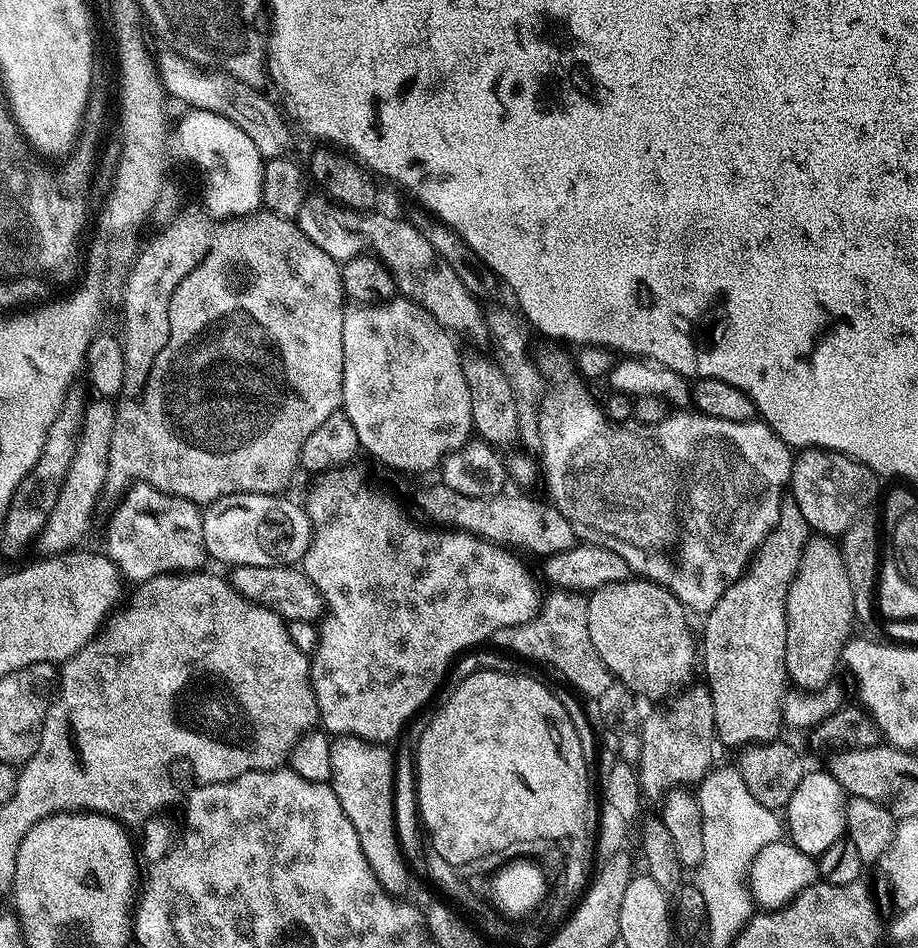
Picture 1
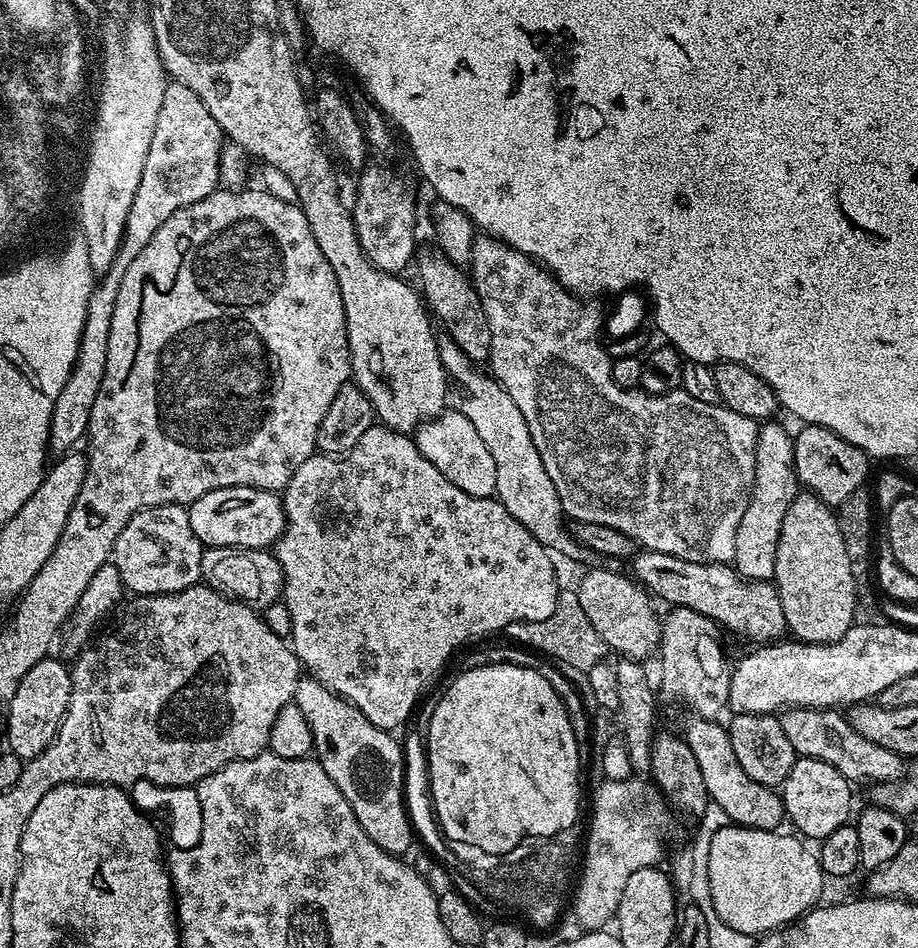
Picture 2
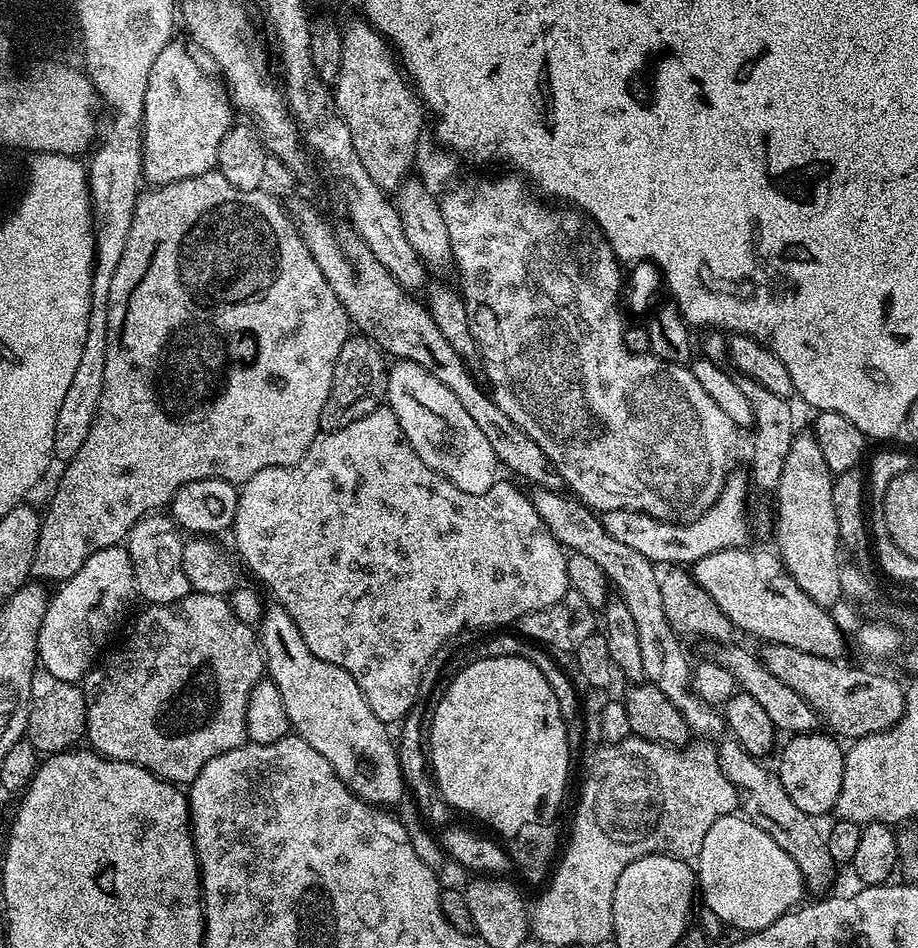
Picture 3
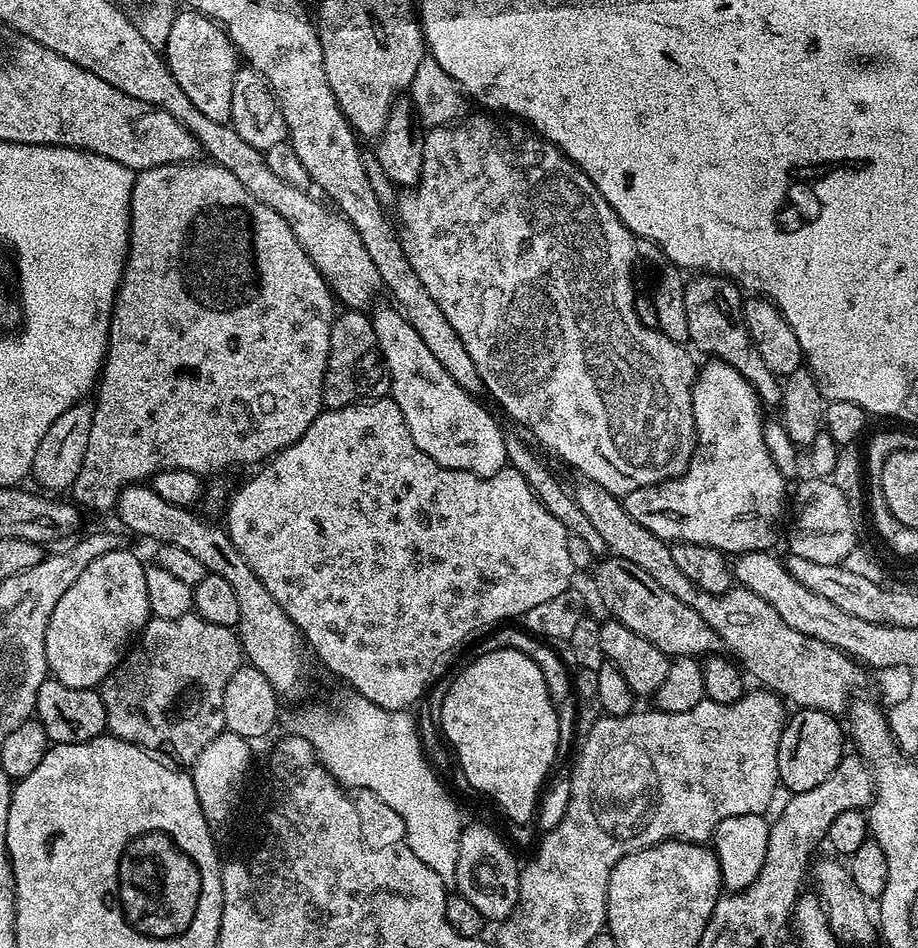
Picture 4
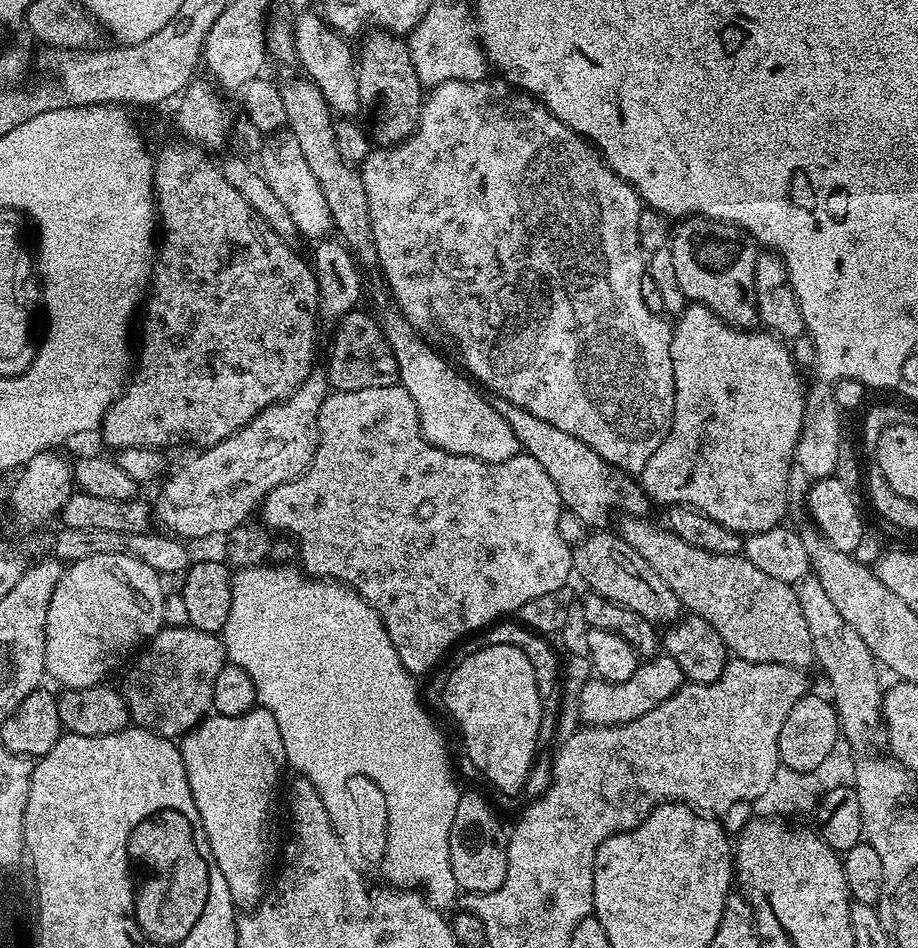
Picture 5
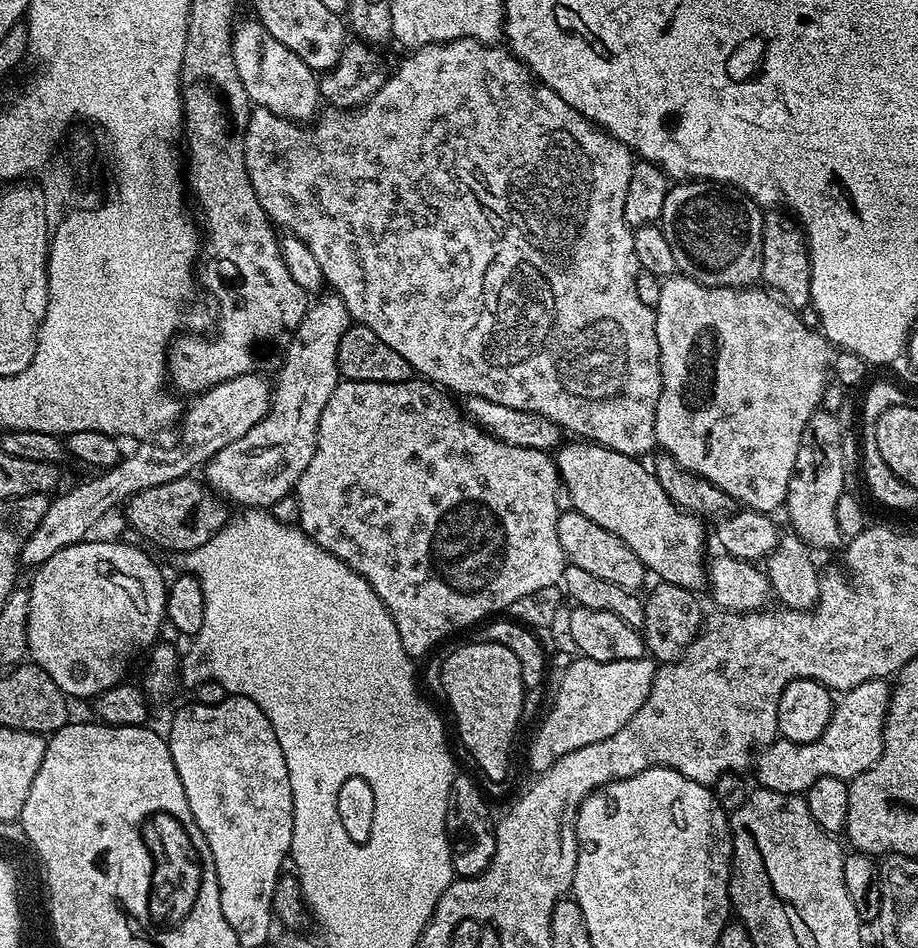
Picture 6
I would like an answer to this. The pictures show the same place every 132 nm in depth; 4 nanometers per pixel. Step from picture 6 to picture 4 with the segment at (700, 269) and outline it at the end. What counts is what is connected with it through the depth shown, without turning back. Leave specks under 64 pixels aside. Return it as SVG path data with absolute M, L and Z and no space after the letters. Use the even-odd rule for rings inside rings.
M700 274L695 278L689 279L684 285L686 290L686 319L690 326L690 334L688 335L691 347L697 348L700 352L705 352L705 357L721 360L730 366L734 366L734 370L738 370L738 374L742 374L742 378L746 378L746 382L750 382L750 386L756 391L756 397L760 399L761 405L772 406L779 405L782 398L782 380L781 377L772 373L770 368L762 360L762 355L752 344L751 336L747 332L746 322L744 321L744 301L741 289L737 288L727 276L713 276L711 274Z

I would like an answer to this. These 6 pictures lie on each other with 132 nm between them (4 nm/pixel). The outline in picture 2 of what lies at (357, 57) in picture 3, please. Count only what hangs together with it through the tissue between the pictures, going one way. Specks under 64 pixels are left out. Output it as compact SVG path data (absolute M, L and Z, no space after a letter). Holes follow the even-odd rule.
M365 167L359 173L360 176L360 197L356 205L351 205L350 211L352 221L356 224L356 233L360 249L364 256L378 270L391 274L403 273L403 268L413 263L416 248L416 196L408 189L408 184L400 176L395 176L388 168Z

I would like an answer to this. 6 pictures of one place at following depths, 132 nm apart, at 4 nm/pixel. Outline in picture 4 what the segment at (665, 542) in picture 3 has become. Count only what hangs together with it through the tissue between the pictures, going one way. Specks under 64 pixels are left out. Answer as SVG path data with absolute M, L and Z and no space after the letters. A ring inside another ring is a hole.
M709 359L708 365L697 371L692 381L692 413L696 427L696 448L688 463L688 469L673 480L664 480L660 484L651 484L638 490L630 490L622 503L626 514L650 530L650 534L665 542L690 542L716 548L725 554L743 554L746 552L766 552L775 549L776 535L781 535L780 519L786 516L786 481L779 473L766 446L763 416L760 399L756 391L730 366L721 360Z

